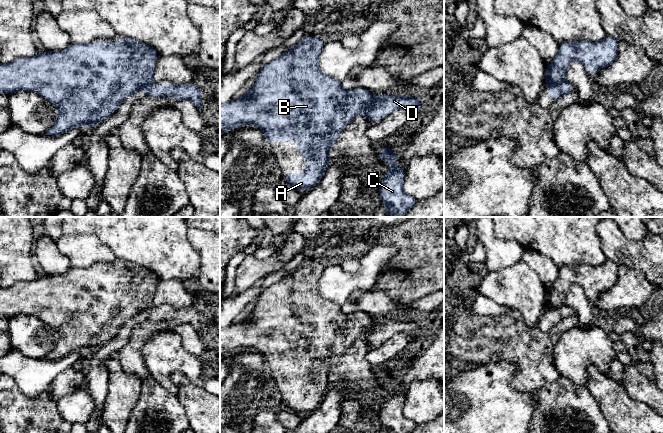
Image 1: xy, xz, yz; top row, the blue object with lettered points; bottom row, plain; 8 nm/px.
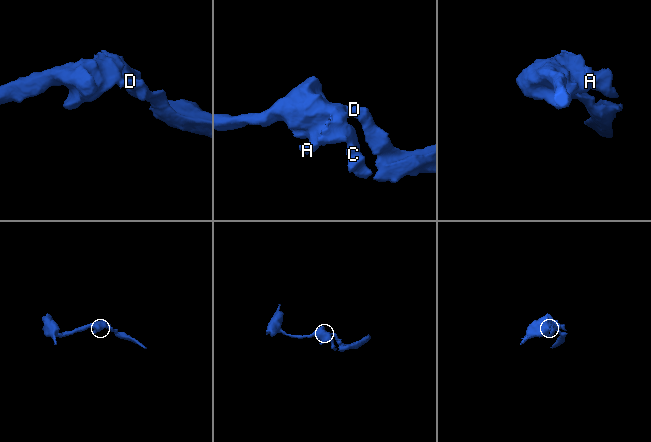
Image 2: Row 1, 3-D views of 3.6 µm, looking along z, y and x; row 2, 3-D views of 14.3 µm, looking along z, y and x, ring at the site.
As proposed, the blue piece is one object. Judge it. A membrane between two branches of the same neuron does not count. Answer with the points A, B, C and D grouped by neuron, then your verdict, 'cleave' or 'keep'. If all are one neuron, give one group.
groups A B C / D; cleave

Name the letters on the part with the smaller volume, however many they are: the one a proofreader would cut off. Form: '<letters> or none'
D

